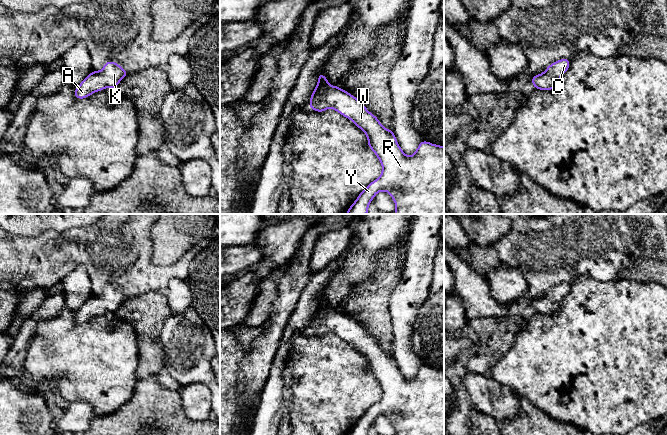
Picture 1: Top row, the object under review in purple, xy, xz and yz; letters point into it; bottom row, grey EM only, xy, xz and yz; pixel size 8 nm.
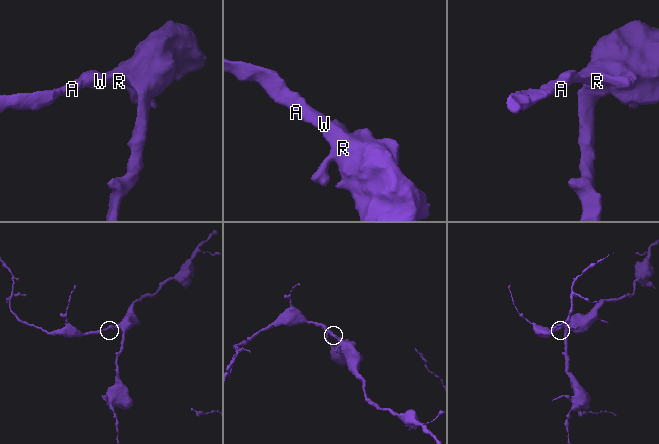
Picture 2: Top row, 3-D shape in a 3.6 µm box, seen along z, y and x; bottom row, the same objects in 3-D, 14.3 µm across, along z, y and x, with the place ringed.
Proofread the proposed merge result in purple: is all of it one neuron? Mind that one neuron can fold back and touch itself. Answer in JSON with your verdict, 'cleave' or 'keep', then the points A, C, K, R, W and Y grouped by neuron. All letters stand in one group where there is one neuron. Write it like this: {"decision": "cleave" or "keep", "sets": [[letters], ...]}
{"decision": "keep", "sets": [["A", "C", "K", "R", "W", "Y"]]}

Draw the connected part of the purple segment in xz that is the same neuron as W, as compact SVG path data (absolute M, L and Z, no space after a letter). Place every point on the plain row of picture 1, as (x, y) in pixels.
M323 297L318 300L309 331L316 336L332 332L350 343L364 355L368 370L382 389L380 401L359 418L347 435L368 435L369 428L380 415L390 418L396 430L395 435L444 435L444 370L422 364L415 377L407 380L399 370L392 353L384 352L378 342L370 337L358 322L338 310L332 310Z

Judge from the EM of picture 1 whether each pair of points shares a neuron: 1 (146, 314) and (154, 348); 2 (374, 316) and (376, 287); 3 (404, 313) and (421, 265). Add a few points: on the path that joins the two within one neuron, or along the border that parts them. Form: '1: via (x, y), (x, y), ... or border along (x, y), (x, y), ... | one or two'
1: via (147, 322), (148, 340) | one
2: via (374, 309), (374, 294) | one
3: via (405, 301), (413, 289), (416, 277) | one

